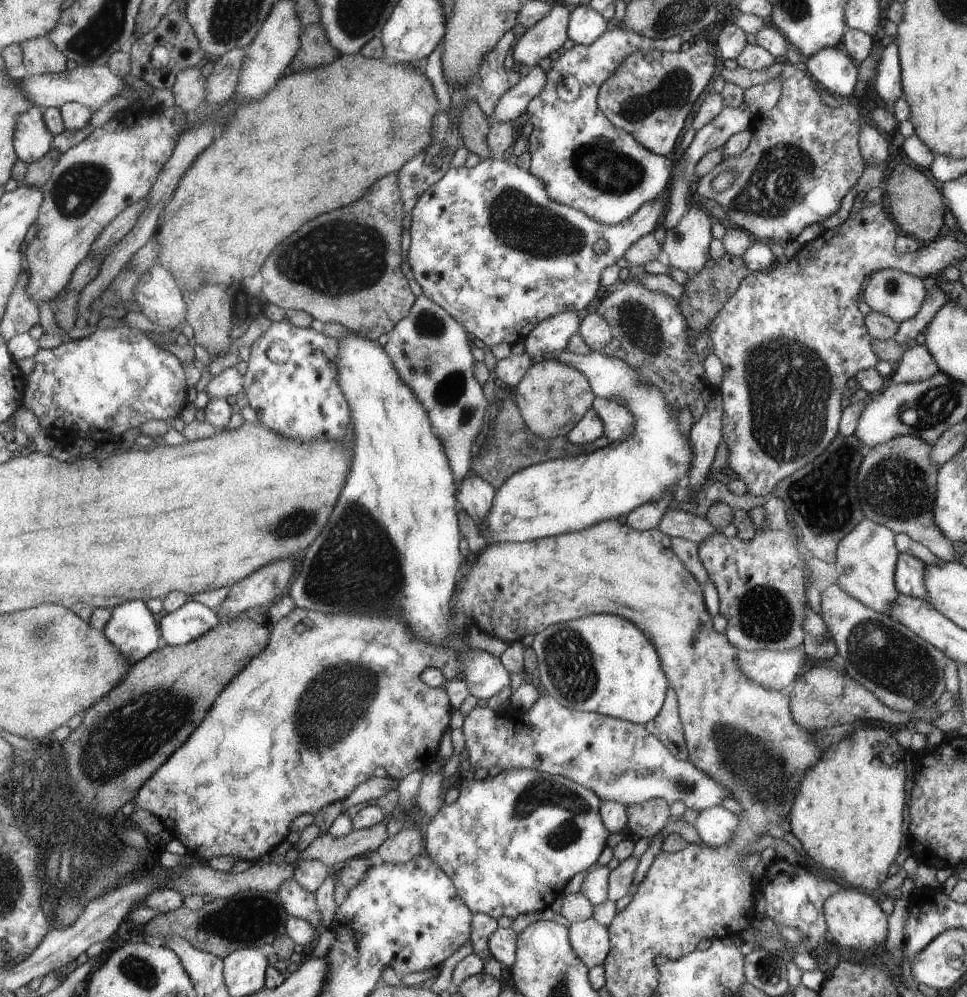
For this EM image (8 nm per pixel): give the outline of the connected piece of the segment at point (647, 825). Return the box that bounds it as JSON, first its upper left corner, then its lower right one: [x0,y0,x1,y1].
[627,797,670,838]

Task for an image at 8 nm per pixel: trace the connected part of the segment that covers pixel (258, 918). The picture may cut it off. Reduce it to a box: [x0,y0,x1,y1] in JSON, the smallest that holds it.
[143,889,288,960]

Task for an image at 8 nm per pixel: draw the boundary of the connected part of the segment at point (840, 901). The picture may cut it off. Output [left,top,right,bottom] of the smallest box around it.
[824,888,888,949]

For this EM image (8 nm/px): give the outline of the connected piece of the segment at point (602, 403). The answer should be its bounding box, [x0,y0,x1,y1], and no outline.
[591,397,635,441]

